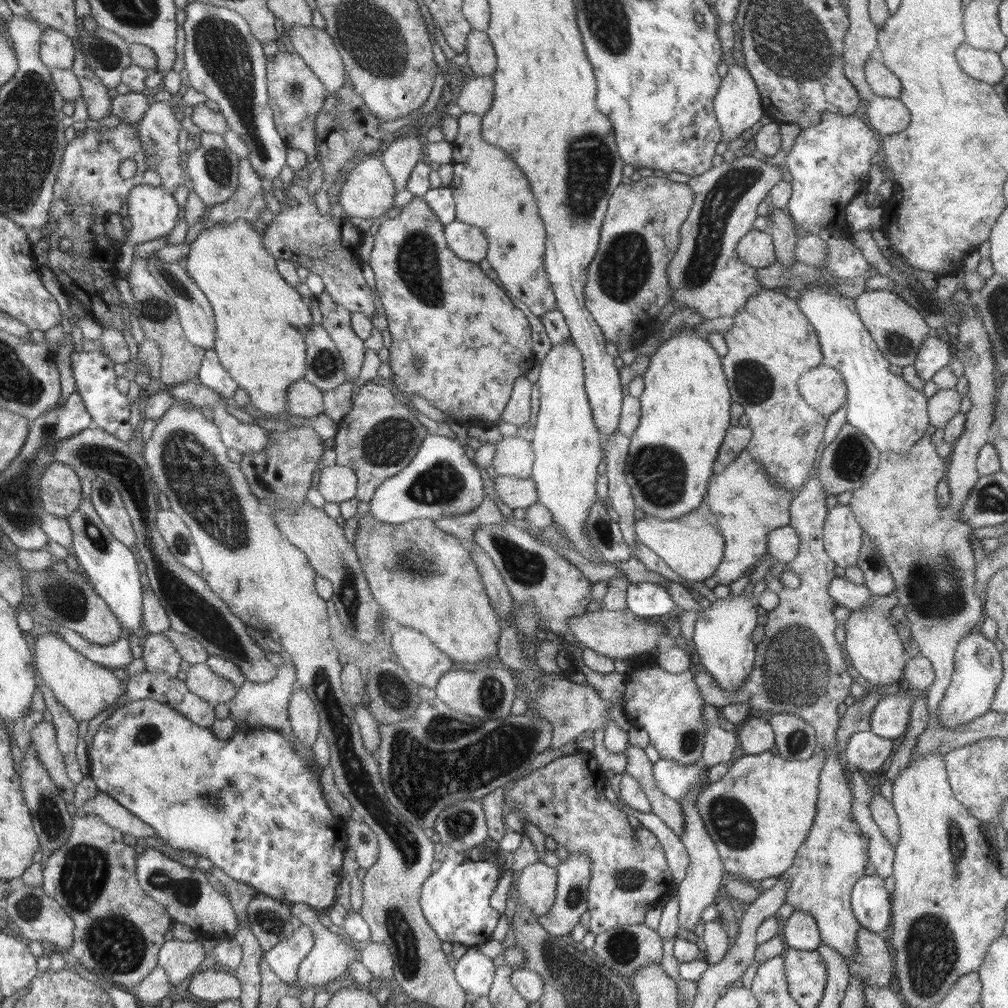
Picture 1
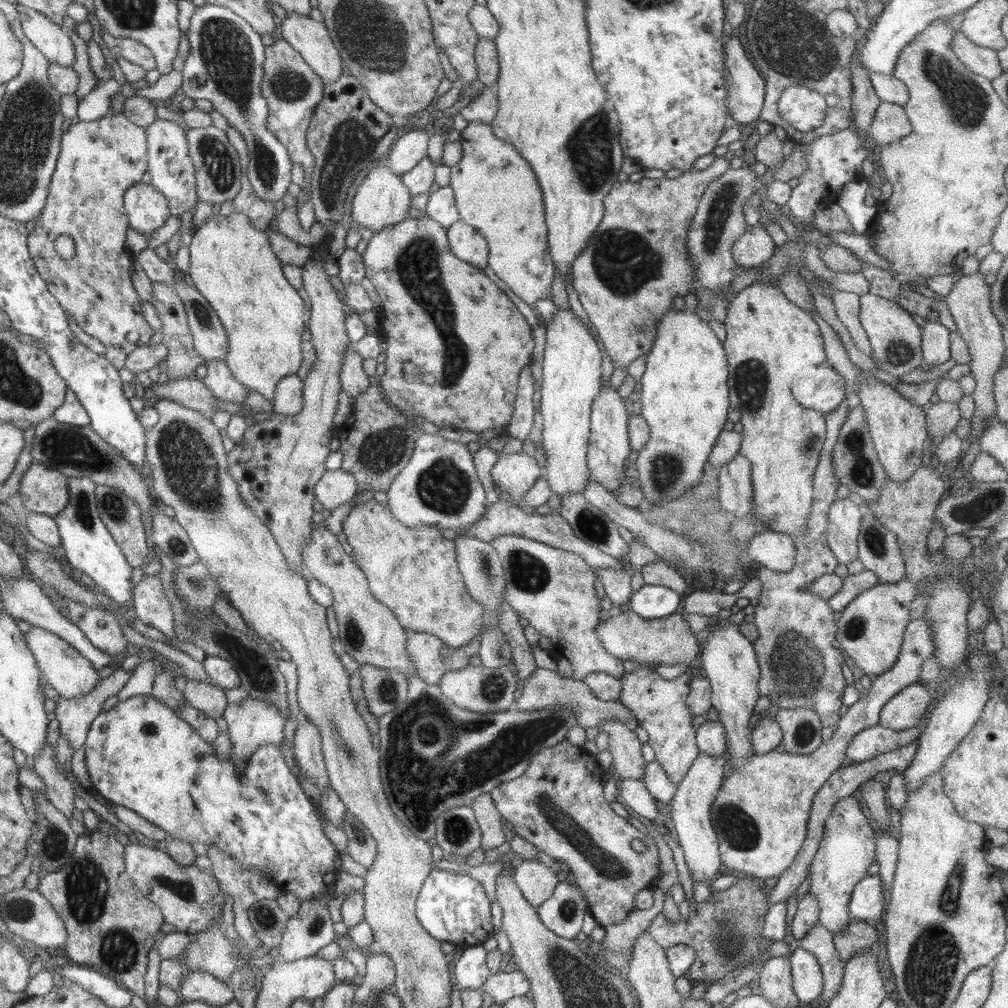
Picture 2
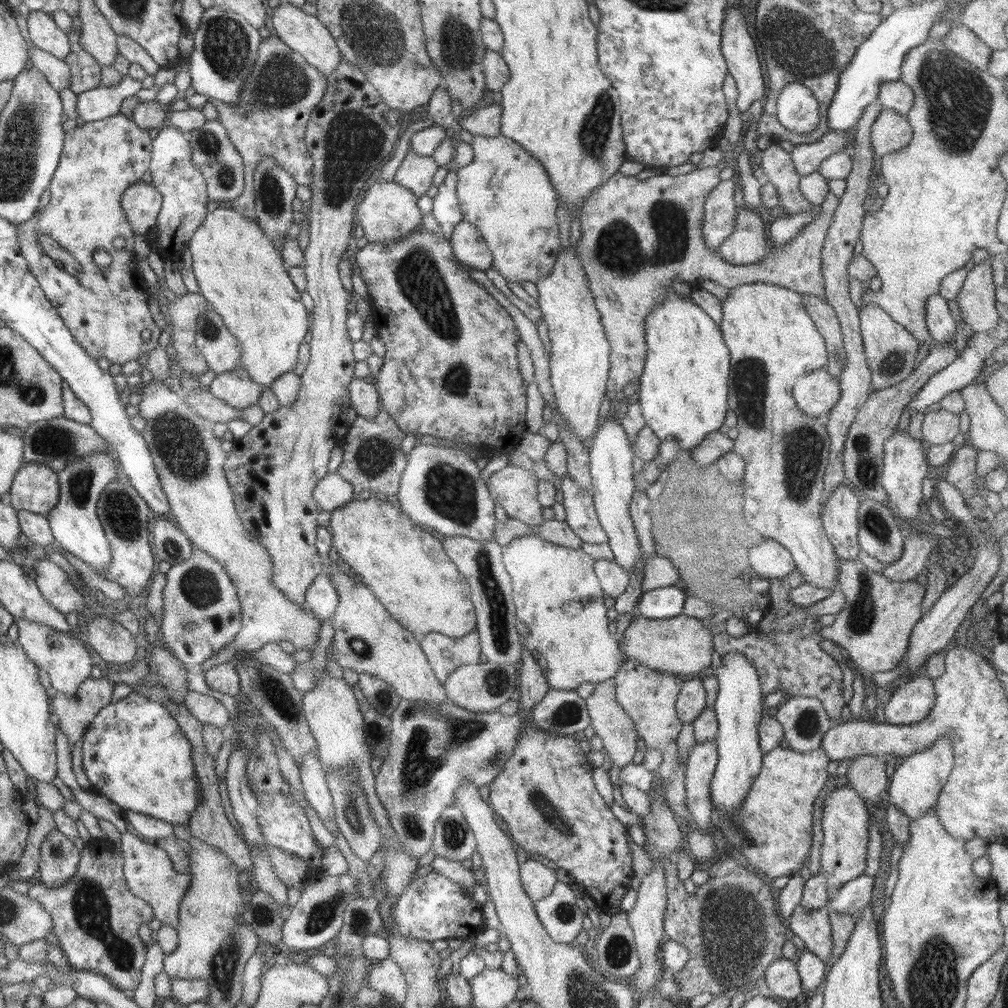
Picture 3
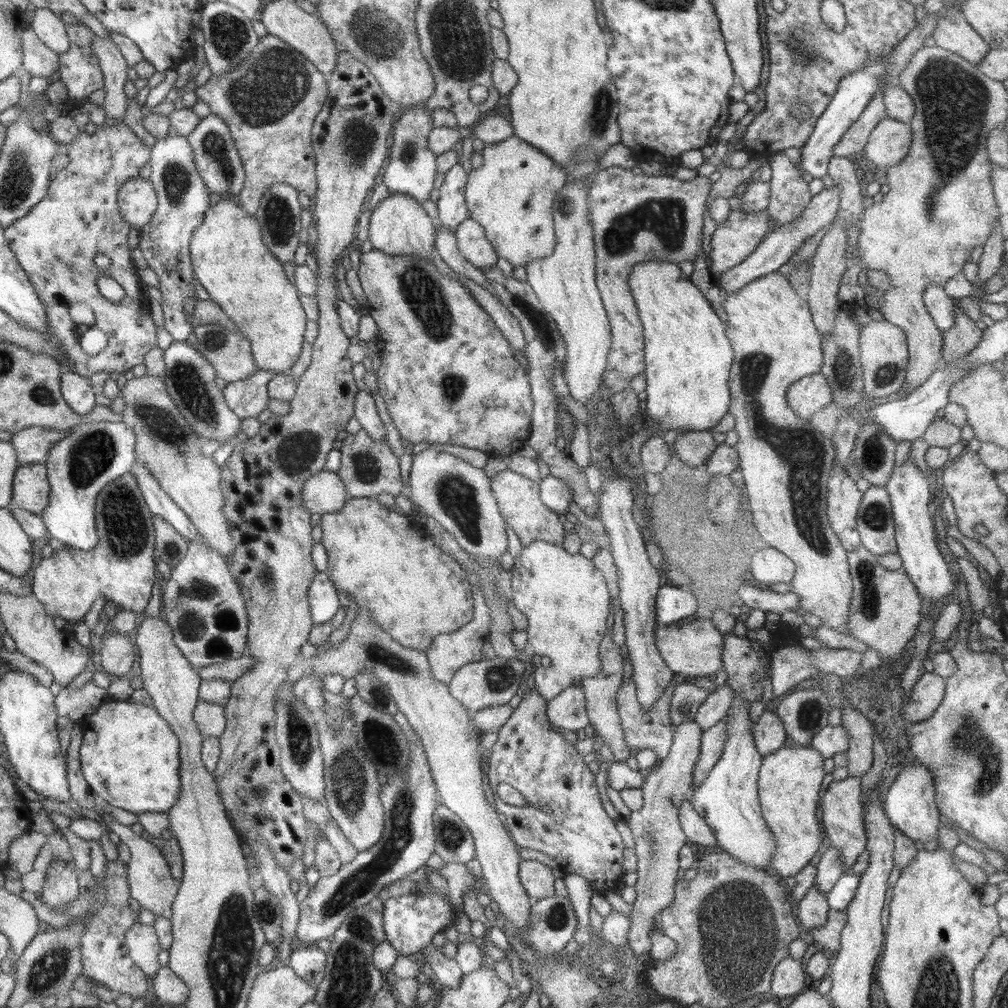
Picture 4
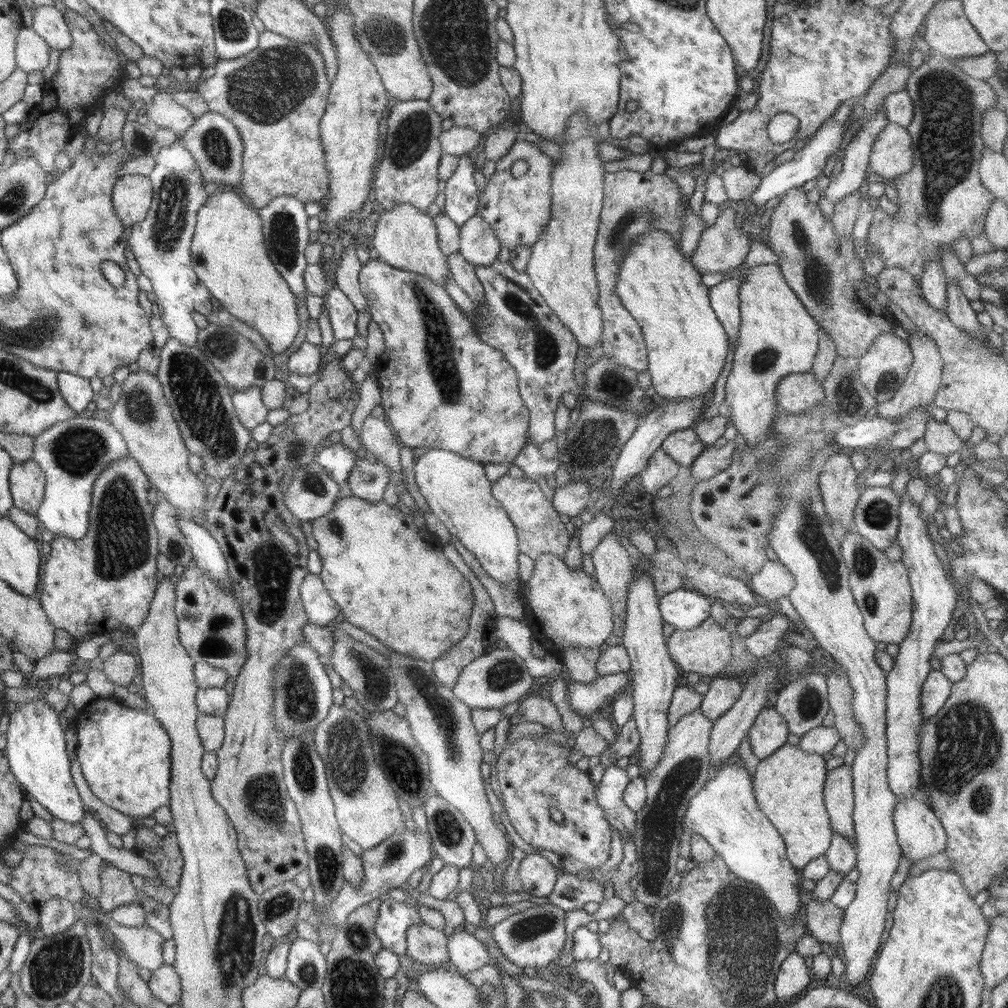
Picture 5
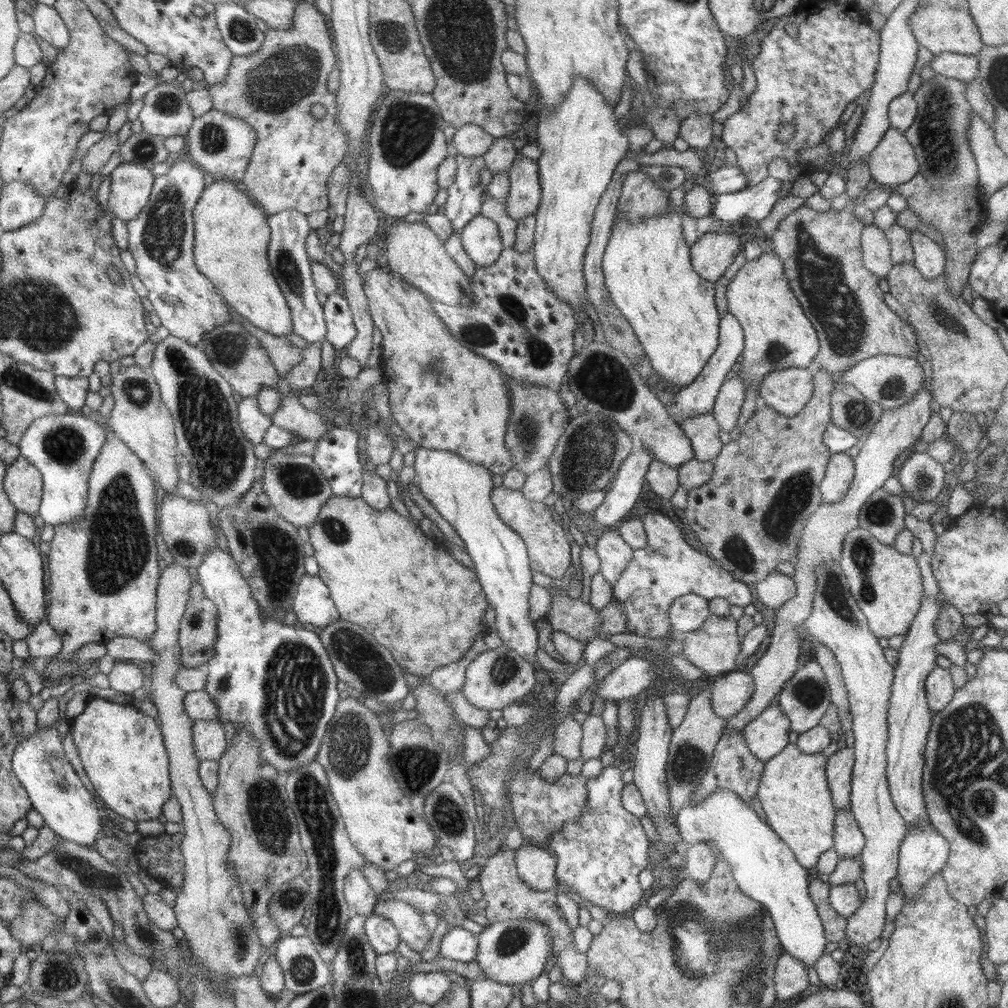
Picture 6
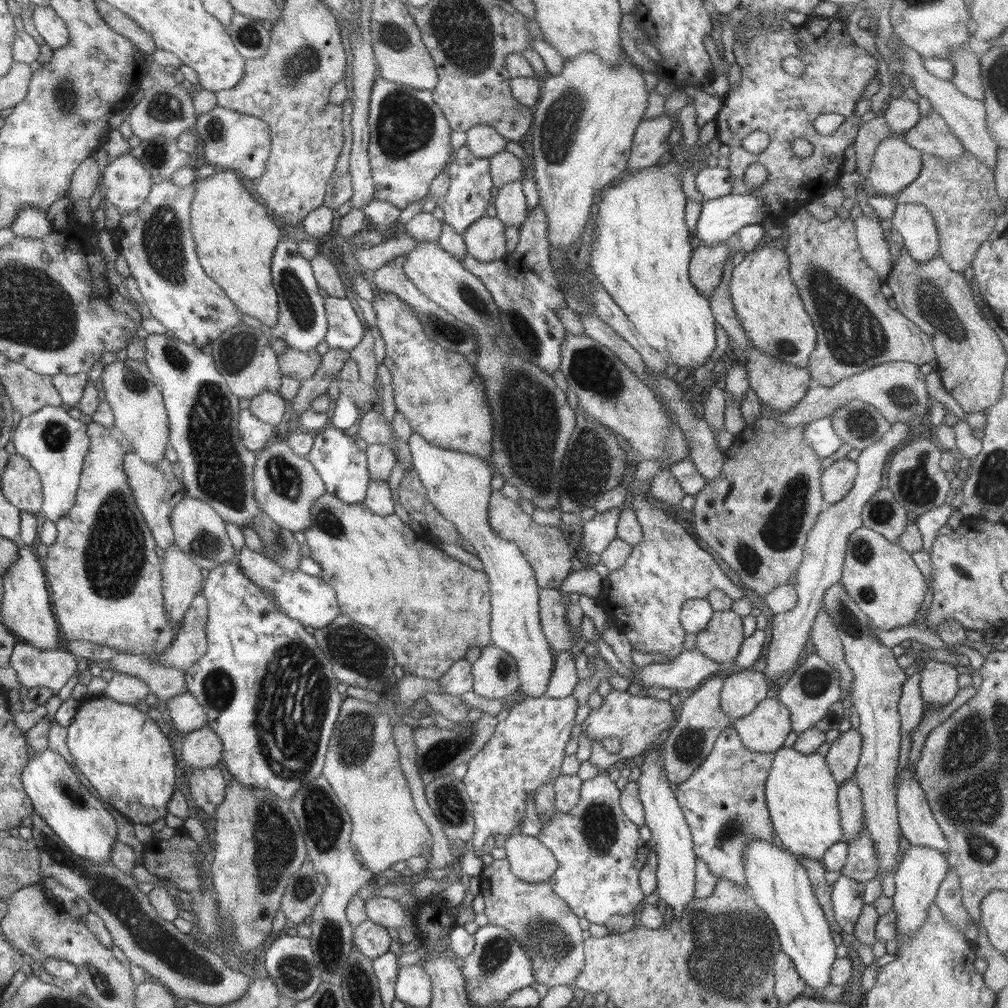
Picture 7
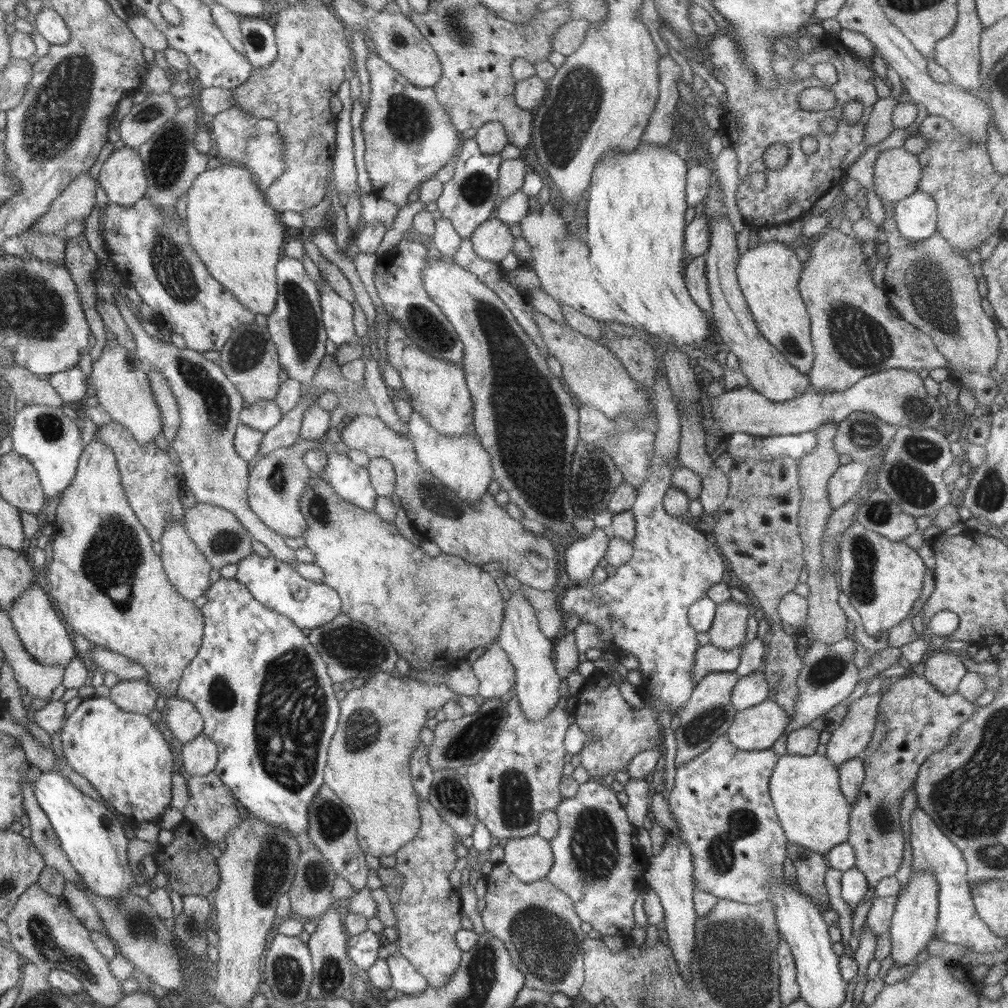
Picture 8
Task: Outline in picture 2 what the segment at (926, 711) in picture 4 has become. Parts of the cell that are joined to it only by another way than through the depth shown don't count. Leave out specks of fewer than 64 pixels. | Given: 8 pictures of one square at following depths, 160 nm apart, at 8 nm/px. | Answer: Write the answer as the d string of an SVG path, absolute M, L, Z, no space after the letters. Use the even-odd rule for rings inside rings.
M912 683L882 707L879 725L897 731L915 727L922 720L930 703L930 695L924 685Z

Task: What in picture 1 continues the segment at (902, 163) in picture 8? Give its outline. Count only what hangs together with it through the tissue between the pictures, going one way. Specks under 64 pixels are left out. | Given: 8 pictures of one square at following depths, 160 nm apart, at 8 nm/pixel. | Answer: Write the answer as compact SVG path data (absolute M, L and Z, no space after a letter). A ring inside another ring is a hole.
M872 94L869 104L868 122L879 137L888 137L903 131L911 122L909 110L899 99Z

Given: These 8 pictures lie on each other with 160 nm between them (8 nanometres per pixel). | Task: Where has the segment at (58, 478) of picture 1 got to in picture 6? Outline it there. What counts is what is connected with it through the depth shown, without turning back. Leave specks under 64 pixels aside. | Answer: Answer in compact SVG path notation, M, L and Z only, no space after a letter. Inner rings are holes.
M18 456L7 466L4 491L17 511L30 517L39 515L43 494L41 473L24 456Z

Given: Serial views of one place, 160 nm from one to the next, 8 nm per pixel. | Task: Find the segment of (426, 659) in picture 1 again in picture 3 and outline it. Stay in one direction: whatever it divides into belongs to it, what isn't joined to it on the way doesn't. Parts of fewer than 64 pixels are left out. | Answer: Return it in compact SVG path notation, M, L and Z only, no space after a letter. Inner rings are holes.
M476 629L461 637L450 638L445 634L428 633L419 638L419 645L442 684L459 666L479 663L481 644Z

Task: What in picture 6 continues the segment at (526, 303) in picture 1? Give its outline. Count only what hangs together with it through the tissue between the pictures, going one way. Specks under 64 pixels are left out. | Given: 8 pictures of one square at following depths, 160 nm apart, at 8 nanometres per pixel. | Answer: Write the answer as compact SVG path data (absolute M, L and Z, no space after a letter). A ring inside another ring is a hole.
M519 151L510 168L506 173L510 181L510 188L507 201L505 202L506 212L517 222L525 216L534 215L541 201L542 187L539 181L538 163Z

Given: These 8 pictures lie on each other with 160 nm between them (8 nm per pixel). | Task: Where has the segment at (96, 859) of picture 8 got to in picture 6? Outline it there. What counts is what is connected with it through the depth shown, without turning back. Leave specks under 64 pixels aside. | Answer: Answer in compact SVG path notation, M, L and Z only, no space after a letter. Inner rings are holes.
M55 726L38 727L30 737L20 736L12 757L12 770L26 789L31 806L42 815L44 825L64 840L93 848L96 836L101 831L102 814L91 792L68 762L61 737Z

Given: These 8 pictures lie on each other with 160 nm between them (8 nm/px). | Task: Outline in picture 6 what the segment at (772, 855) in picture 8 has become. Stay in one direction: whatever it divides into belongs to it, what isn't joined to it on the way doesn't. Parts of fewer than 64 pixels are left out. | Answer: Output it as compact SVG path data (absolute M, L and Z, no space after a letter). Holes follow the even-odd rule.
M724 729L714 749L710 766L706 770L704 778L700 779L700 782L691 794L691 804L699 804L699 802L702 802L707 796L710 796L710 794L716 792L719 788L729 788L746 804L751 806L752 798L757 796L759 780L764 770L764 763L763 760L756 758L756 755L751 753L742 733Z

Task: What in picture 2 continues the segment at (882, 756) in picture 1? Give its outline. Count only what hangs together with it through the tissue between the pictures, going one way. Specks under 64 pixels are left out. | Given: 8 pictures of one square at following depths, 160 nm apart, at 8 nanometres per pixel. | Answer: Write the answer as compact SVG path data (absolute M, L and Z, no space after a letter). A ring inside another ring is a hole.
M879 724L868 727L852 737L846 756L856 763L873 759L879 754L916 742L920 738L920 730L919 725L903 731L890 730Z

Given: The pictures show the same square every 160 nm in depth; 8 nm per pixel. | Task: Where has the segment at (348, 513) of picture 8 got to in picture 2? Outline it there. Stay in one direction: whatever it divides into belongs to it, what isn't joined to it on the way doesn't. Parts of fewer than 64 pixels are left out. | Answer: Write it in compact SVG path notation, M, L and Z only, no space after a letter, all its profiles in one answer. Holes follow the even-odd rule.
M375 499L352 508L350 514L343 520L342 526L347 543L352 546L354 563L368 578L371 593L392 610L406 631L414 630L416 633L436 635L442 642L455 649L467 645L480 634L485 610L479 602L473 600L464 585L458 569L453 539L446 538L436 526L422 525L417 528L404 526L404 523L394 518L387 505L379 504Z

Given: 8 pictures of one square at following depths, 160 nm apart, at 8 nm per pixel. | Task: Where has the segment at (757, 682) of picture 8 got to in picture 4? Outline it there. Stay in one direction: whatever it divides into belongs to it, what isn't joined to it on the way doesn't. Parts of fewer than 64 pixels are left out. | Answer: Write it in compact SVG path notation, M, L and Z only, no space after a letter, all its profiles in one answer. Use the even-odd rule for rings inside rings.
M728 683L718 686L701 703L694 722L698 723L703 731L707 731L727 716L735 700L735 694Z

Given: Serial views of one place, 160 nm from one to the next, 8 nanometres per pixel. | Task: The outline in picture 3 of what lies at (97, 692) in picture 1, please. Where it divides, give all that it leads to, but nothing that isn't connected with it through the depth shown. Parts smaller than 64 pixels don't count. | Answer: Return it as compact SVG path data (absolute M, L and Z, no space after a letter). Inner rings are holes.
M20 617L14 618L13 622L18 627L18 640L24 652L38 668L49 674L51 685L57 691L74 694L84 680L90 677L90 671L97 660L80 639L41 622L32 622Z

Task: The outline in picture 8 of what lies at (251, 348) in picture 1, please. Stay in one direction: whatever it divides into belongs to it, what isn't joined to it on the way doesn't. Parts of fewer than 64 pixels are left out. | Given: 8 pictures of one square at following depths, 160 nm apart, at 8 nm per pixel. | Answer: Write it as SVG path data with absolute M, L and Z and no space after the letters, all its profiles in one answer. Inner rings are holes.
M223 163L214 170L202 172L196 177L194 186L187 192L186 218L188 234L194 250L200 254L208 272L223 284L250 312L268 316L275 307L278 289L276 265L280 260L282 244L289 237L289 231L280 221L278 212L266 200L264 193L256 185L249 170L231 163Z

